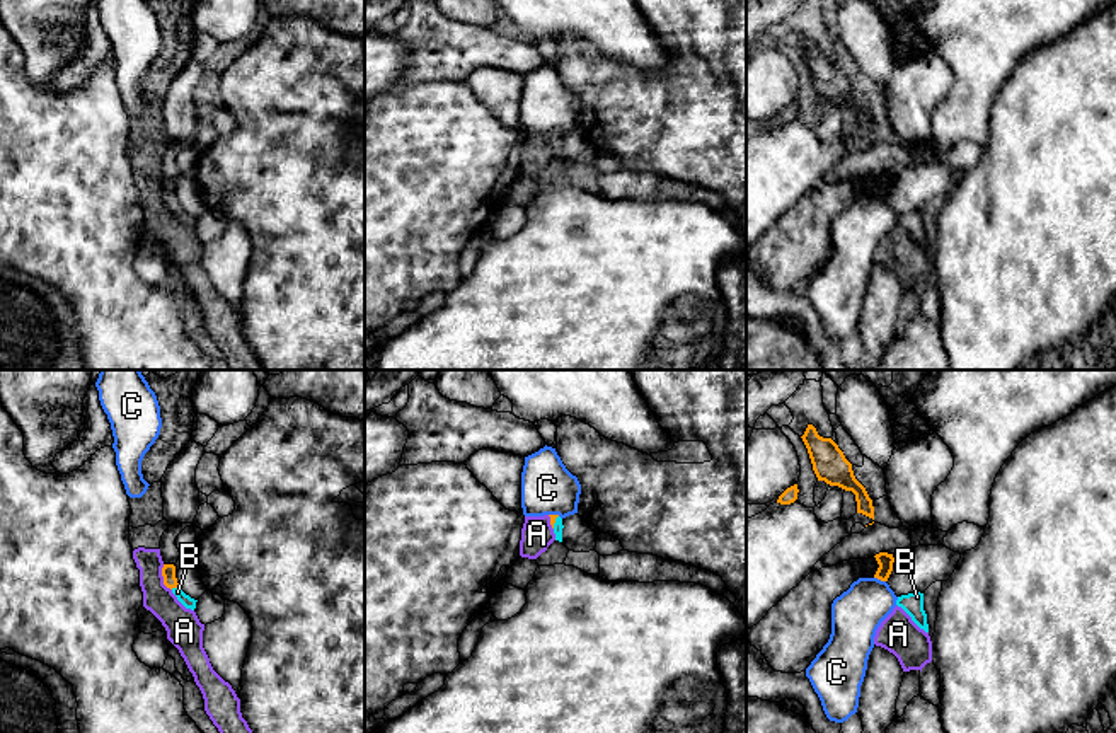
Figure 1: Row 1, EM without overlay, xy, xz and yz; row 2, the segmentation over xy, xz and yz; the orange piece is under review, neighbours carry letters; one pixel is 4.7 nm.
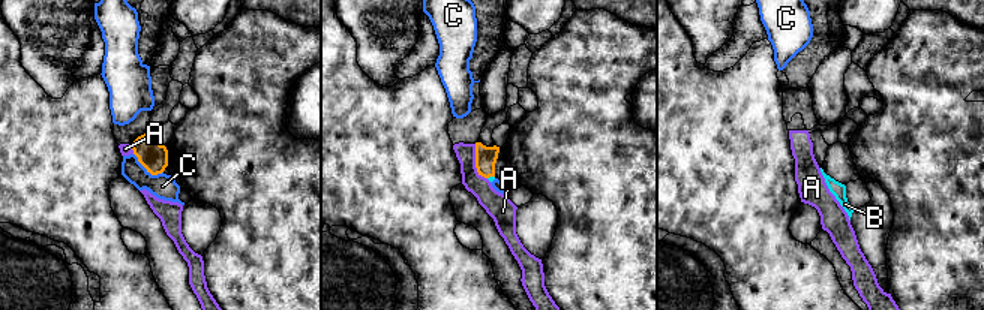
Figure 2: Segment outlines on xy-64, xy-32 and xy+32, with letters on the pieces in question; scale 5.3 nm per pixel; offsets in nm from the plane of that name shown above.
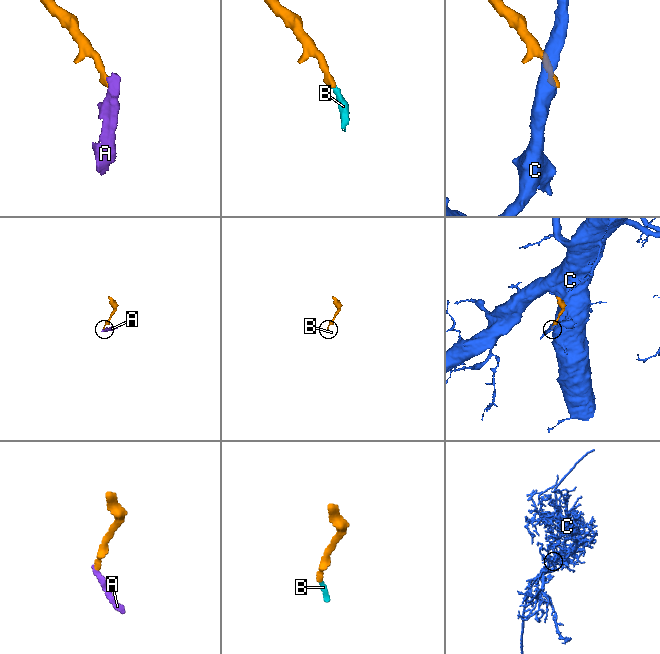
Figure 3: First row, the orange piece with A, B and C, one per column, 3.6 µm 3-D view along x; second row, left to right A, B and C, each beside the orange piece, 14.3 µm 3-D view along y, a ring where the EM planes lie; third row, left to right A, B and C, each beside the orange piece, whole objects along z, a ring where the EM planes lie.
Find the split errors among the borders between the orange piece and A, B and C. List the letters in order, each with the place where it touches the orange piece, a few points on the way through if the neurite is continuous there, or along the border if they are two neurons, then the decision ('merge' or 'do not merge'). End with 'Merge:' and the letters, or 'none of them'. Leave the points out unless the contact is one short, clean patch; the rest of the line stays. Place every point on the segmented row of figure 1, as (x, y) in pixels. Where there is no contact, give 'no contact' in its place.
A: contact xy (164, 578); border xy (162, 565), (162, 582), (171, 590); do not merge
B: contact xy (174, 587); way xy (169, 570), (169, 580), (174, 587), (186, 600); merge
C: contact yz (880, 578); do not merge
Merge: B

